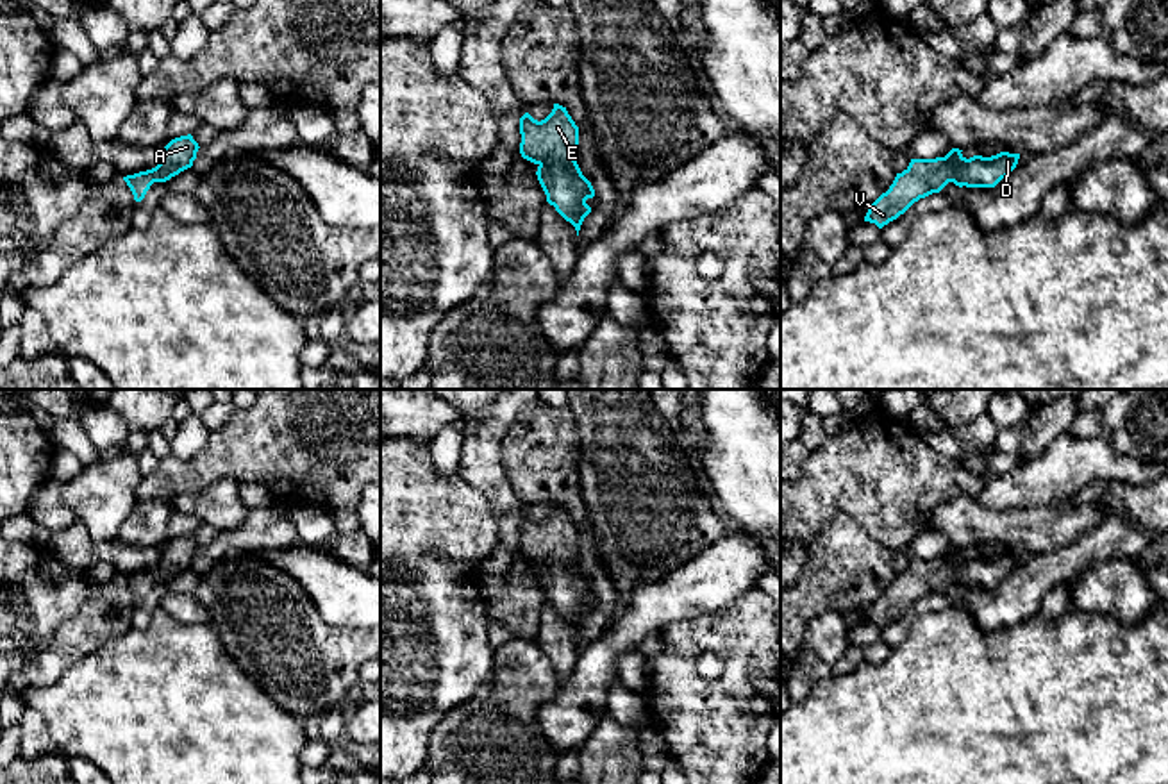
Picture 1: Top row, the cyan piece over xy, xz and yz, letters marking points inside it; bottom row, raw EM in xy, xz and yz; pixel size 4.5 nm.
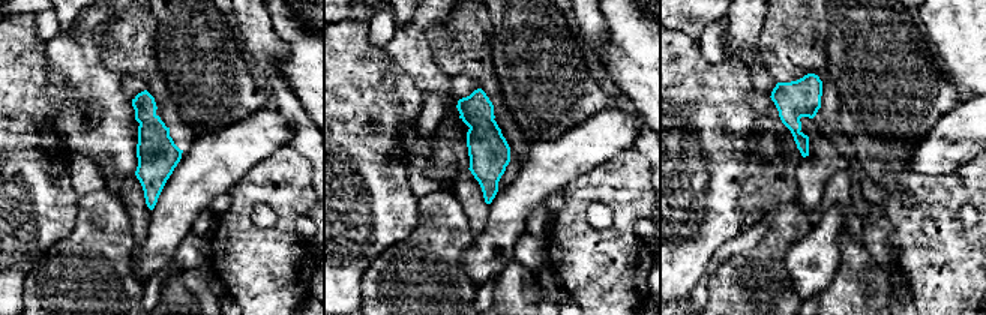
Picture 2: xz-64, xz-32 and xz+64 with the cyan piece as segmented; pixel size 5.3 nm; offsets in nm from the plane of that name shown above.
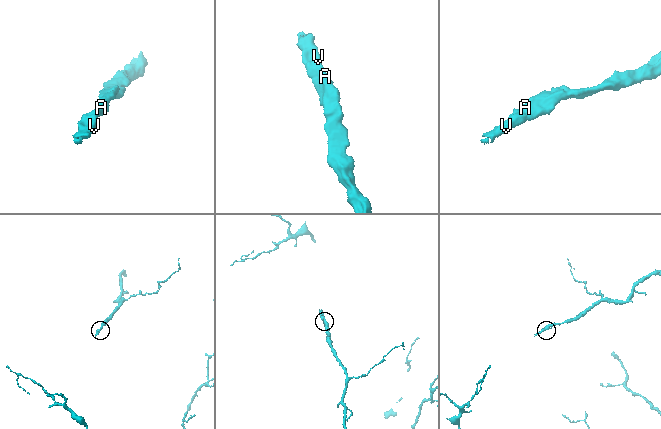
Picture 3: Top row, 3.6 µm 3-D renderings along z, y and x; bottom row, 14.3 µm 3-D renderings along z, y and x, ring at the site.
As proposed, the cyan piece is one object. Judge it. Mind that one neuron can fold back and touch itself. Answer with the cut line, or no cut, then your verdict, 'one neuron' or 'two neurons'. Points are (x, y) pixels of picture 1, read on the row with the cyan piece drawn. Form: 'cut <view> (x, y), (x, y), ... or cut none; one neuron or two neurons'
cut none; one neuron

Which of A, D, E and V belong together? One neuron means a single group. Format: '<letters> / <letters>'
A D E V

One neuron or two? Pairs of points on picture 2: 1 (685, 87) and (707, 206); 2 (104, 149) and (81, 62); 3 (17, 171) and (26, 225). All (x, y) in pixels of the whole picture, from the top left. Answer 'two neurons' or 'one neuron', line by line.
1: one neuron
2: one neuron
3: one neuron

